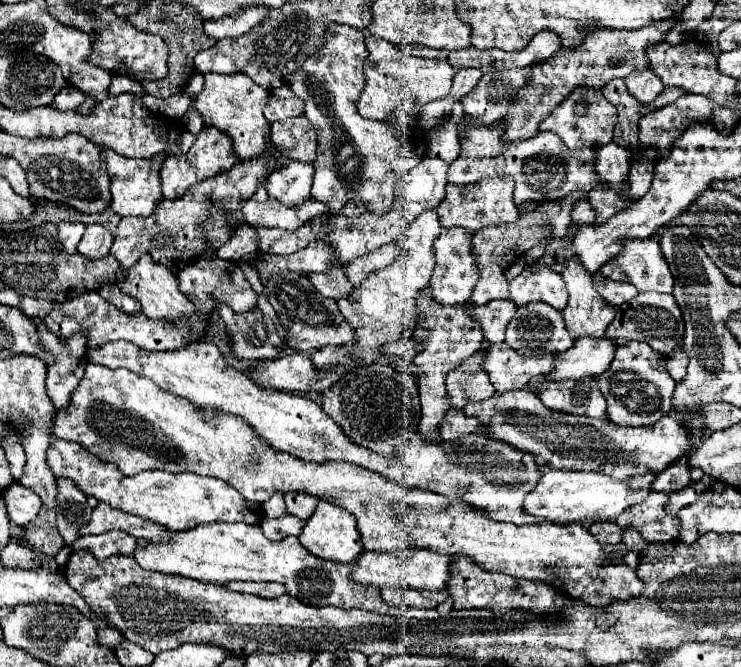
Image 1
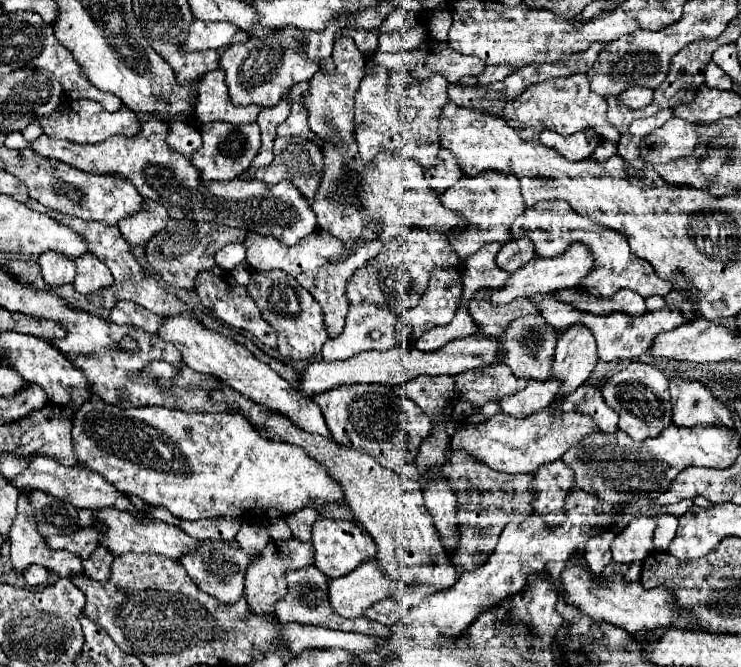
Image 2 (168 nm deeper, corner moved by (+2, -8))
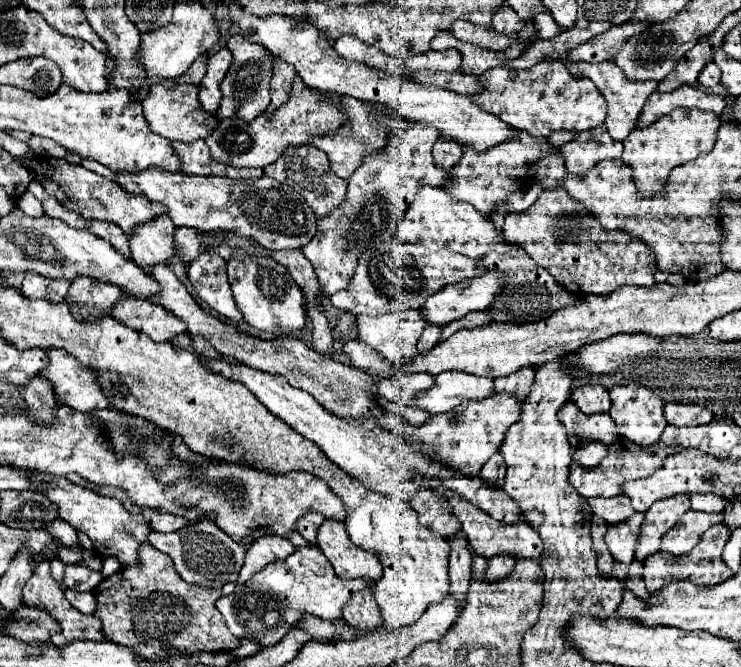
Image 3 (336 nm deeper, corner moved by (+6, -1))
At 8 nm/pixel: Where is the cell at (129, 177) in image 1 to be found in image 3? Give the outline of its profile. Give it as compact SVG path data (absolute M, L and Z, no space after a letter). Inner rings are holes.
M154 218L154 222L146 222L146 226L138 226L134 234L128 234L132 260L140 268L148 268L152 264L166 264L174 258L172 250L172 234L174 224L170 218Z

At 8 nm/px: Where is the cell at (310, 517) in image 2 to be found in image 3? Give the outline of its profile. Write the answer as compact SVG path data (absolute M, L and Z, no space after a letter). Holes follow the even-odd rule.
M310 512L310 514L304 514L302 518L298 518L298 532L310 542L310 544L316 544L316 530L318 526L324 522L324 516L318 514L318 512Z

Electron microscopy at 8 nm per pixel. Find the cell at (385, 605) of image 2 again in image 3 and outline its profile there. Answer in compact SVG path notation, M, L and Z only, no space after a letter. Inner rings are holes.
M368 588L354 594L348 600L348 604L342 610L342 618L350 622L352 626L356 626L358 630L372 630L372 628L382 626L382 614Z

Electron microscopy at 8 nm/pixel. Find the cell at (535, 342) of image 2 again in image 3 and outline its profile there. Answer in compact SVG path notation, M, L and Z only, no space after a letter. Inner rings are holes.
M526 366L526 370L516 370L514 374L494 380L496 392L512 392L520 400L530 394L532 384L534 384L534 366Z

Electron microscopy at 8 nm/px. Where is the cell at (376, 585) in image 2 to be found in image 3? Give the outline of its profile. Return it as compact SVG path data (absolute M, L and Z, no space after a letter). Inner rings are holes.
M304 546L296 548L294 554L290 554L286 560L266 564L258 574L252 576L252 580L246 582L244 590L240 590L238 586L236 588L238 592L222 596L218 600L218 610L234 636L260 642L262 646L274 646L290 632L290 628L306 612L322 620L340 618L346 602L364 588L366 588L364 578L354 580L336 578L322 550L318 546Z

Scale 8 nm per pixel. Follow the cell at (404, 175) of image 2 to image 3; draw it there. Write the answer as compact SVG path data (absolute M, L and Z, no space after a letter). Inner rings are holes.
M424 186L422 190L418 190L414 202L408 206L398 224L396 236L398 240L406 242L436 242L470 258L482 258L488 250L506 250L504 236L502 232L494 230L490 218L478 214L478 210L474 210L474 206L470 206L468 202L454 200L442 188L432 186Z

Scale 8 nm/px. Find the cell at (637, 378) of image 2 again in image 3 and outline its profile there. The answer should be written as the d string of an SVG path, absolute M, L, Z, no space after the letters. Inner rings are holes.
M630 382L630 384L614 384L610 388L610 400L612 400L612 408L610 408L610 416L618 428L618 434L622 438L628 438L640 446L648 446L648 444L654 444L658 442L662 430L666 428L666 418L664 418L664 402L660 400L660 396L640 384L640 382Z

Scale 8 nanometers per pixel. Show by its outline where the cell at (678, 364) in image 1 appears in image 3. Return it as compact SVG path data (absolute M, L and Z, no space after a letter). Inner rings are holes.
M668 402L664 406L664 416L668 424L674 426L708 424L714 420L714 414L708 408L702 408L698 404L678 404L678 402Z

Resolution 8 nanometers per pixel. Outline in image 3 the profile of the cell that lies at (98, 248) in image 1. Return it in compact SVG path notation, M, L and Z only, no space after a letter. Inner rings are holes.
M76 278L66 296L74 316L82 320L96 320L102 314L110 314L116 300L120 300L118 286L106 286L104 282L94 282L94 278Z

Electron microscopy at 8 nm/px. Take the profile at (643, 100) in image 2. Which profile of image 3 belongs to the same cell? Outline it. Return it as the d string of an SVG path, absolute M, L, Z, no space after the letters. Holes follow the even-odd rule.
M610 60L598 62L598 64L590 64L586 61L576 62L576 64L566 62L566 66L574 76L590 78L600 93L604 94L604 98L608 102L608 116L606 116L604 126L608 128L608 132L614 140L624 140L630 134L630 130L634 130L634 124L642 112L646 98L658 88L658 82L628 82L622 70Z

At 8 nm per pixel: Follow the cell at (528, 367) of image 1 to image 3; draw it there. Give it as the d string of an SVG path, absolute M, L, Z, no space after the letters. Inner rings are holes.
M446 370L436 376L430 390L416 394L416 406L430 414L442 414L464 400L486 398L490 394L494 394L494 378L478 378L474 374Z

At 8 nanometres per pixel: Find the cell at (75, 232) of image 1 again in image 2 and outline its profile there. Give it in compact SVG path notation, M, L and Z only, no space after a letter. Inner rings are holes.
M42 253L38 265L46 285L60 287L60 285L74 283L76 265L74 261L66 261L66 257L58 257L58 253Z

